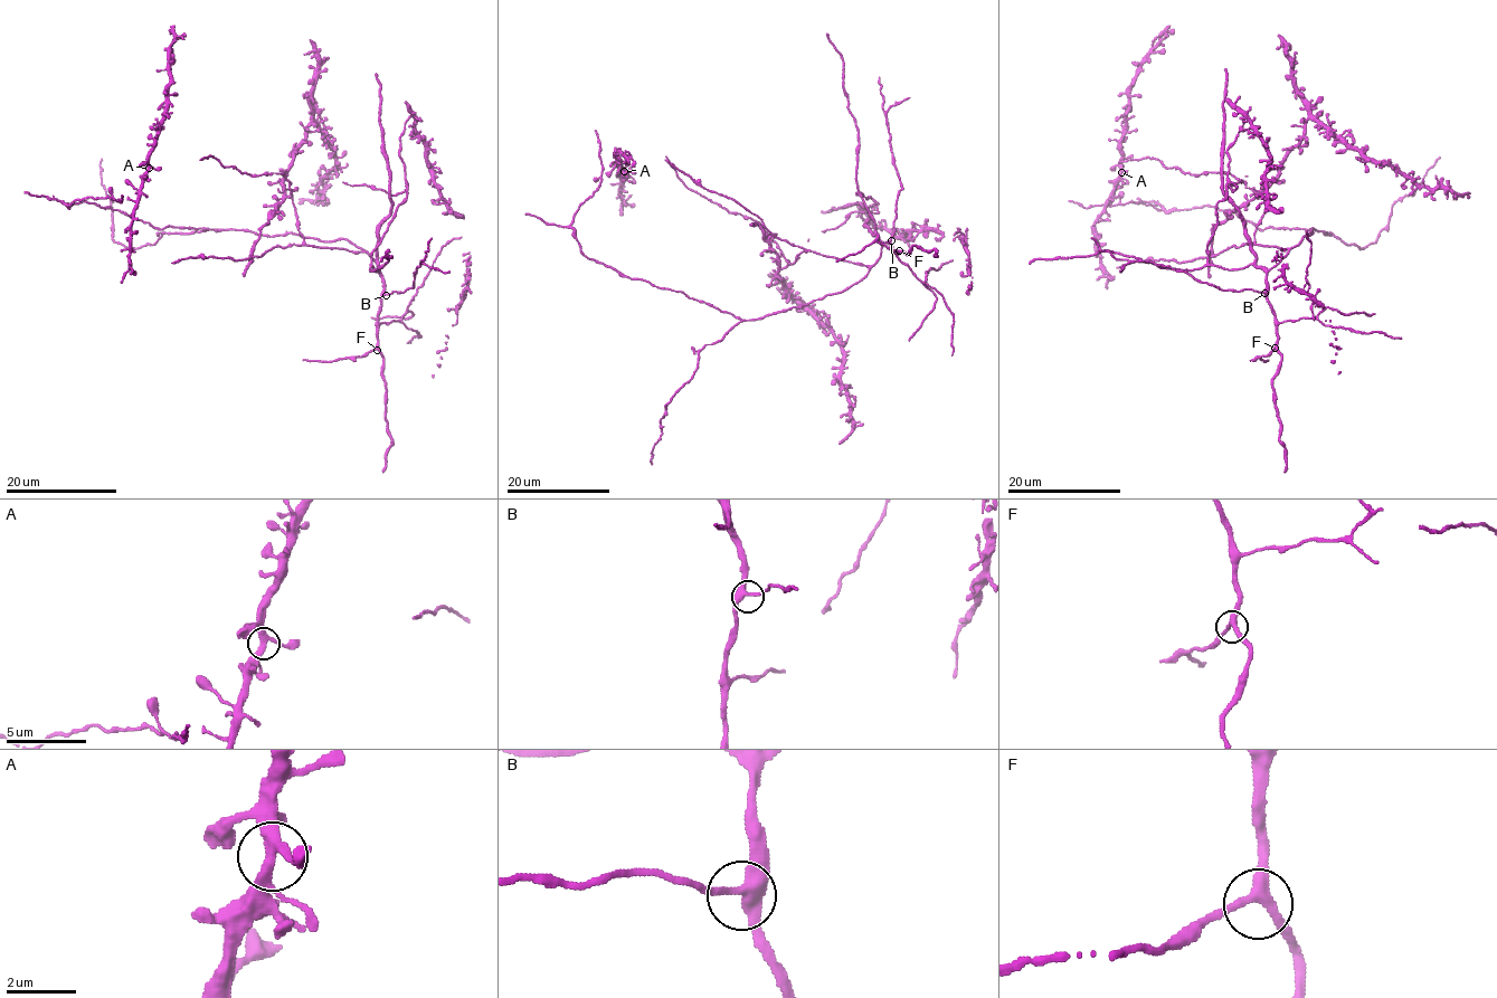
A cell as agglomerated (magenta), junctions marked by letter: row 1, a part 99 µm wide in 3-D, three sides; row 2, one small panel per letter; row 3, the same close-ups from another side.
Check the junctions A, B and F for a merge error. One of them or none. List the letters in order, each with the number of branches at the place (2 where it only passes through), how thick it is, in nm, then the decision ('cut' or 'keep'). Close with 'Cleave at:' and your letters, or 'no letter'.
A: 3 branches meet; 320 nm thick; keep
B: 3 branches meet; 320 nm thick; keep
F: 3 branches meet; 280 nm thick; keep
Cleave at: no letter

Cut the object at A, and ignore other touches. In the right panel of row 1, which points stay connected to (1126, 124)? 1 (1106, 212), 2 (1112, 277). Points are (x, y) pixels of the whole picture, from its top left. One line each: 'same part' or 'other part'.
1: other part
2: other part

